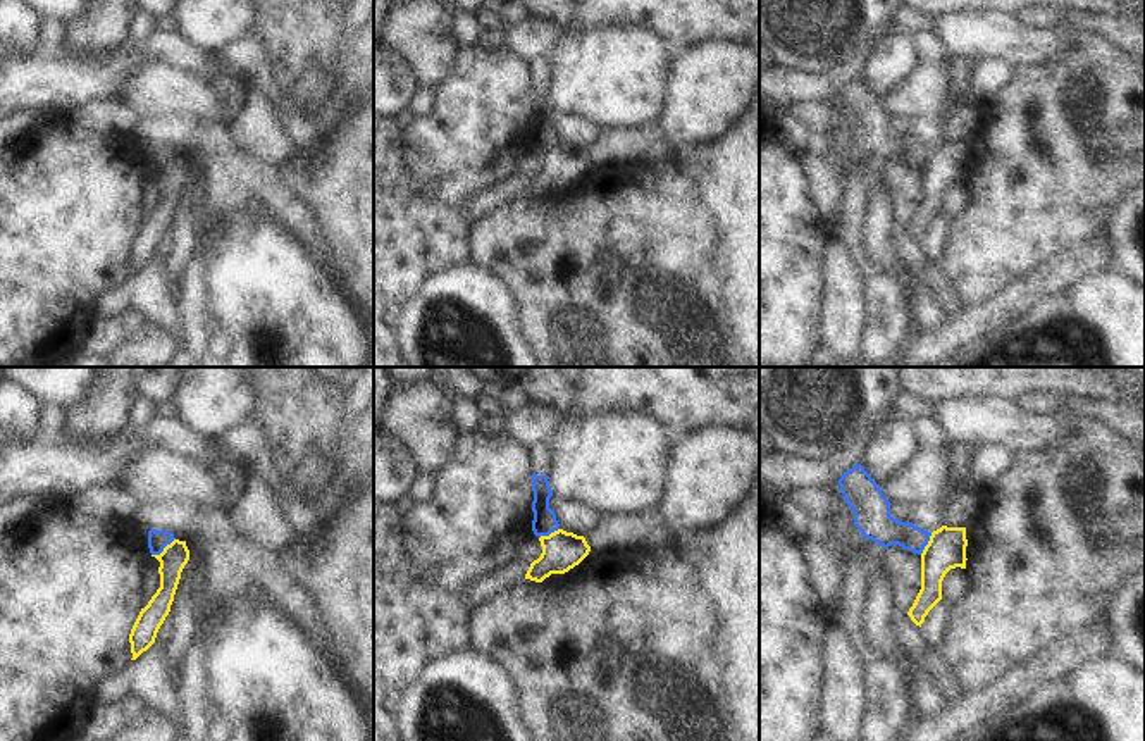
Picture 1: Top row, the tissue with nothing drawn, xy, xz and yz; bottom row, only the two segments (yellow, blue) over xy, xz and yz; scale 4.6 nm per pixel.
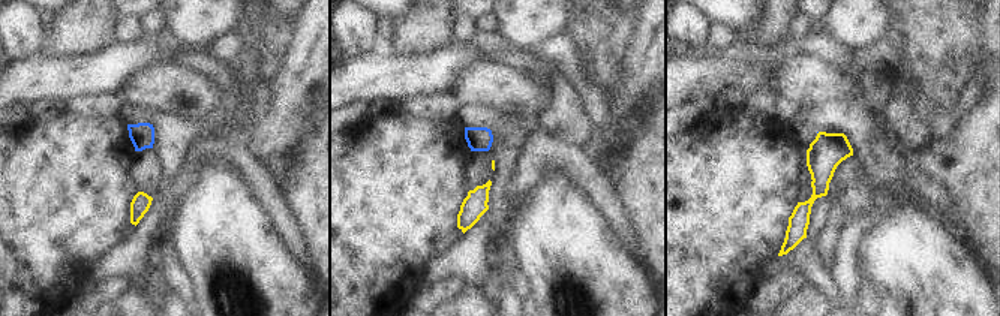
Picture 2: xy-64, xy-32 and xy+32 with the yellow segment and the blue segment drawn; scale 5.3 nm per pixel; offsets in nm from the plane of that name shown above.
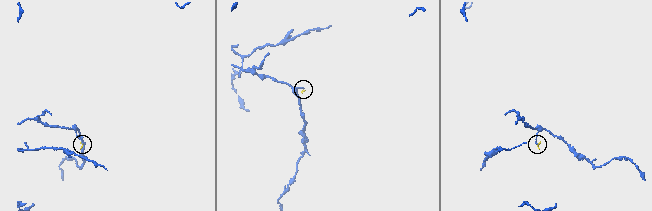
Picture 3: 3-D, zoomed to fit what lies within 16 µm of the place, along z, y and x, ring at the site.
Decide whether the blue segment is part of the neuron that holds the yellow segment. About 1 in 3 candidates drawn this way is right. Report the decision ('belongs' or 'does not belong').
does not belong

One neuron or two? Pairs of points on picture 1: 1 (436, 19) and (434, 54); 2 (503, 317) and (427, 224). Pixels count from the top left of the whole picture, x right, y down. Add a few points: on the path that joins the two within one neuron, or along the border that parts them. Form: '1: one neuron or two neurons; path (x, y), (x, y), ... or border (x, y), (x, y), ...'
1: one neuron; path (434, 28), (434, 45)
2: two neurons; border (469, 259), (446, 266), (424, 281)

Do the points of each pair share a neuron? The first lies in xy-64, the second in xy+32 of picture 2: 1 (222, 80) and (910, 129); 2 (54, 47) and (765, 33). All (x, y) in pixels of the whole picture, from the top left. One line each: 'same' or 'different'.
1: same
2: same

